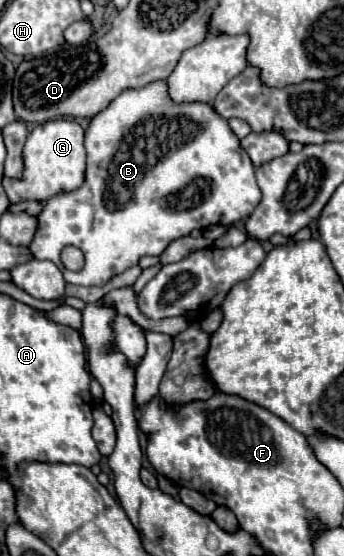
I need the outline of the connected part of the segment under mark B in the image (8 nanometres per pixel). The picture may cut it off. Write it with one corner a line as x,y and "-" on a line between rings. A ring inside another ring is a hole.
154,80
142,88
128,88
118,94
102,112
98,112
86,130
86,182
80,190
58,194
44,202
38,218
38,228
30,244
38,260
54,262
67,283
82,286
102,286
112,276
136,266
142,256
160,256
166,246
194,228
204,230
212,224
230,226
248,218
260,202
260,188
254,178
250,156
244,160
240,138
228,126
228,120
218,116
206,102
176,104
170,98
168,82
-
64,246
78,246
84,252
86,264
80,272
70,272
60,262

